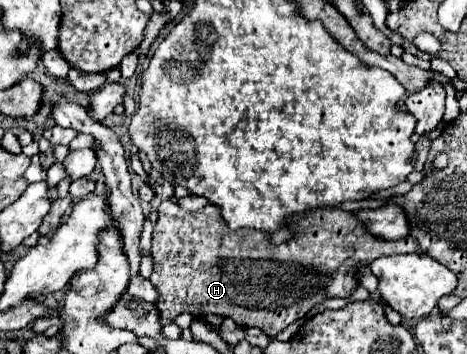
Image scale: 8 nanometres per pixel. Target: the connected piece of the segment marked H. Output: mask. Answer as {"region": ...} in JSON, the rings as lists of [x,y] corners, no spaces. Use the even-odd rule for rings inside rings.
{"region":[[[161,201],[159,205],[159,219],[153,229],[153,273],[149,281],[157,289],[157,309],[165,323],[173,321],[181,313],[191,313],[193,317],[207,317],[207,315],[221,315],[233,319],[239,327],[257,327],[265,331],[269,337],[281,333],[289,323],[299,321],[307,315],[307,311],[325,299],[343,297],[349,299],[355,289],[359,287],[359,267],[369,267],[371,261],[383,255],[393,253],[417,253],[423,255],[421,247],[417,247],[417,239],[407,235],[399,241],[377,239],[369,235],[363,223],[351,213],[343,209],[321,209],[311,211],[311,215],[301,215],[293,221],[295,237],[281,245],[271,245],[269,239],[261,231],[241,229],[231,231],[227,223],[221,219],[219,207],[207,205],[195,213],[181,209],[173,201]],[[347,237],[353,237],[349,245]]]}

